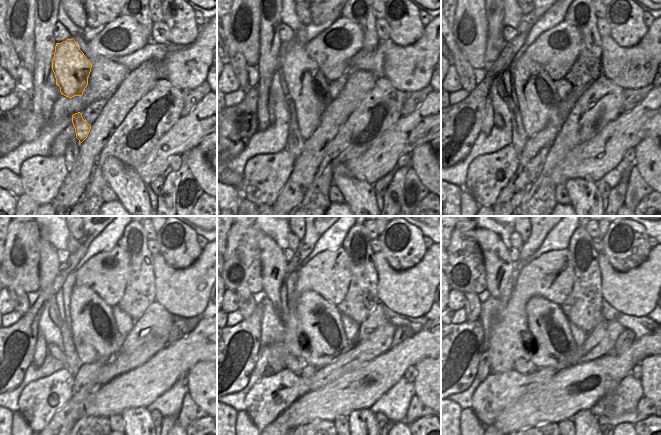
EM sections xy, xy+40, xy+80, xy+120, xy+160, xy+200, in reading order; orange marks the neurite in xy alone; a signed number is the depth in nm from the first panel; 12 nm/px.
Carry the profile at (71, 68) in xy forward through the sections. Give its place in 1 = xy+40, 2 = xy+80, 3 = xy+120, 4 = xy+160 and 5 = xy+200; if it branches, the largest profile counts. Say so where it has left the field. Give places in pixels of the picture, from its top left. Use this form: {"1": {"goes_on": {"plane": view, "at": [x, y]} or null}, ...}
{"1": {"goes_on": {"plane": "xy+40", "at": [310, 90]}}, "2": {"goes_on": {"plane": "xy+80", "at": [538, 99]}}, "3": {"goes_on": {"plane": "xy+120", "at": [96, 338]}}, "4": {"goes_on": {"plane": "xy+160", "at": [320, 321]}}, "5": {"goes_on": {"plane": "xy+200", "at": [550, 327]}}}

